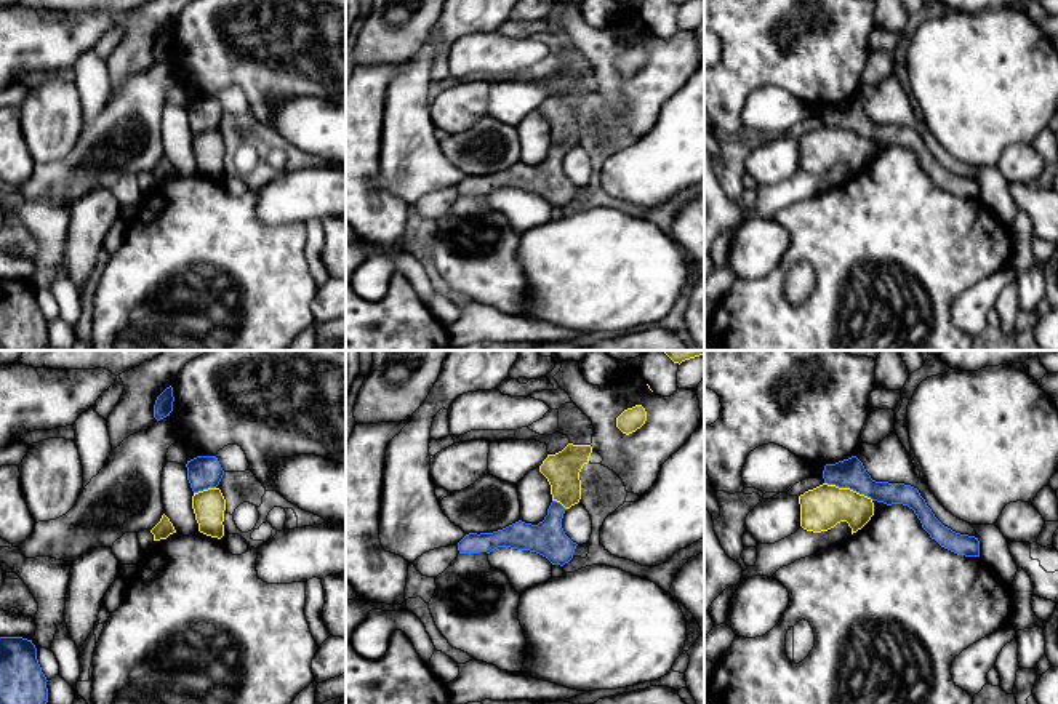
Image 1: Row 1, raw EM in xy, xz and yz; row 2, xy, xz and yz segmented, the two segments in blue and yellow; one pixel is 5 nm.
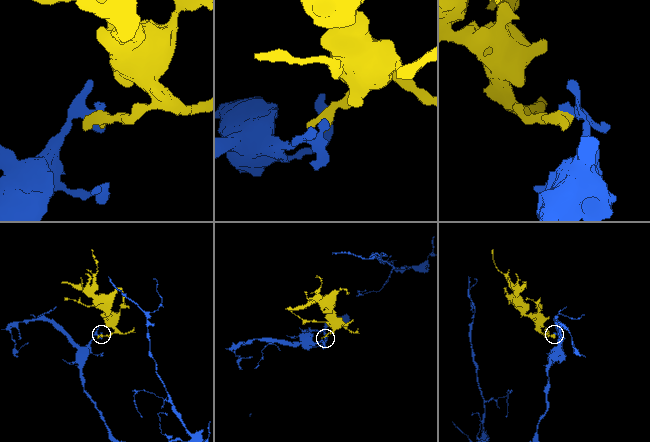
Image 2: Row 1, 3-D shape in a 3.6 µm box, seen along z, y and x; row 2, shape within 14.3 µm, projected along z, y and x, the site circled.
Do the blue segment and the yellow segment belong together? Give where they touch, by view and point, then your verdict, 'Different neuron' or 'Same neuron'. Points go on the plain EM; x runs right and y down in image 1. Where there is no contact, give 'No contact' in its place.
Touches blue at yz (849, 128). Different neuron

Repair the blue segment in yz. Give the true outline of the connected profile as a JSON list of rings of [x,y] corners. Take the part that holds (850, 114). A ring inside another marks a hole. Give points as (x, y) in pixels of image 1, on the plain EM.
[[[852,98],[836,106],[826,106],[823,112],[824,125],[839,130],[850,130],[872,142],[887,147],[903,146],[914,152],[922,170],[941,189],[965,198],[980,198],[980,182],[975,178],[960,176],[944,168],[927,147],[919,131],[904,125],[876,123],[866,114],[863,104]]]

